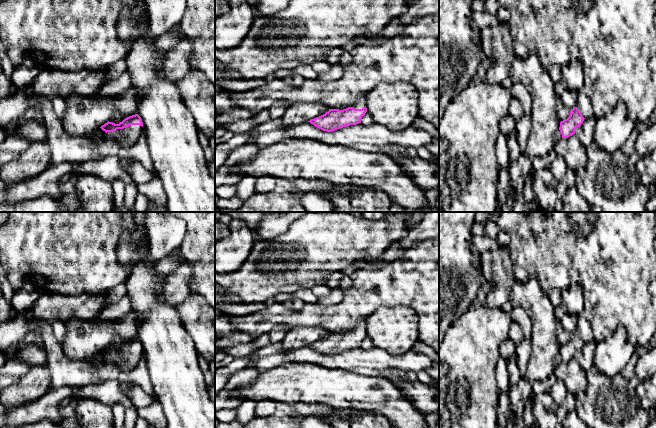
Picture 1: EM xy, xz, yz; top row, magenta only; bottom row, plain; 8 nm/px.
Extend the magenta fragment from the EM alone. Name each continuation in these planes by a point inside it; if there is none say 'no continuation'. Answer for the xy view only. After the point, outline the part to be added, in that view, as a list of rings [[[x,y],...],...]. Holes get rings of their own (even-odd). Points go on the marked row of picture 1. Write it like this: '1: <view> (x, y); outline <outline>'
1: xy (128, 136); outline [[[131,125],[123,129],[117,129],[114,132],[107,132],[106,137],[120,142],[123,153],[129,150],[138,141],[143,127],[140,125]]]

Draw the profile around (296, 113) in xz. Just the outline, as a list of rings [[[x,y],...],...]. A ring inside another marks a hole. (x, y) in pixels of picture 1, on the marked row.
[[[294,103],[286,108],[281,120],[284,126],[298,125],[325,114],[329,109],[322,104]]]

